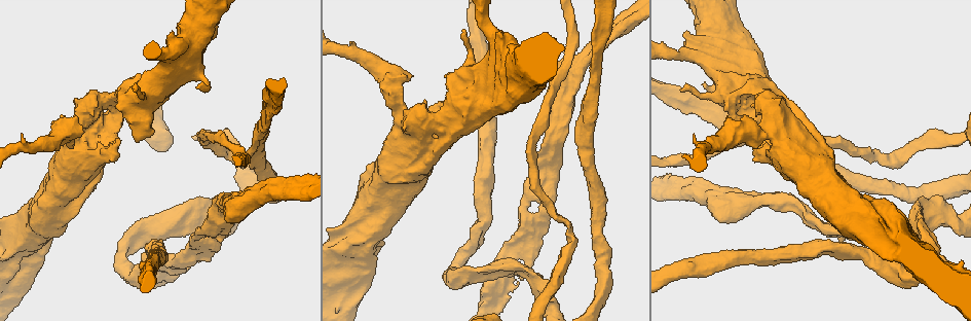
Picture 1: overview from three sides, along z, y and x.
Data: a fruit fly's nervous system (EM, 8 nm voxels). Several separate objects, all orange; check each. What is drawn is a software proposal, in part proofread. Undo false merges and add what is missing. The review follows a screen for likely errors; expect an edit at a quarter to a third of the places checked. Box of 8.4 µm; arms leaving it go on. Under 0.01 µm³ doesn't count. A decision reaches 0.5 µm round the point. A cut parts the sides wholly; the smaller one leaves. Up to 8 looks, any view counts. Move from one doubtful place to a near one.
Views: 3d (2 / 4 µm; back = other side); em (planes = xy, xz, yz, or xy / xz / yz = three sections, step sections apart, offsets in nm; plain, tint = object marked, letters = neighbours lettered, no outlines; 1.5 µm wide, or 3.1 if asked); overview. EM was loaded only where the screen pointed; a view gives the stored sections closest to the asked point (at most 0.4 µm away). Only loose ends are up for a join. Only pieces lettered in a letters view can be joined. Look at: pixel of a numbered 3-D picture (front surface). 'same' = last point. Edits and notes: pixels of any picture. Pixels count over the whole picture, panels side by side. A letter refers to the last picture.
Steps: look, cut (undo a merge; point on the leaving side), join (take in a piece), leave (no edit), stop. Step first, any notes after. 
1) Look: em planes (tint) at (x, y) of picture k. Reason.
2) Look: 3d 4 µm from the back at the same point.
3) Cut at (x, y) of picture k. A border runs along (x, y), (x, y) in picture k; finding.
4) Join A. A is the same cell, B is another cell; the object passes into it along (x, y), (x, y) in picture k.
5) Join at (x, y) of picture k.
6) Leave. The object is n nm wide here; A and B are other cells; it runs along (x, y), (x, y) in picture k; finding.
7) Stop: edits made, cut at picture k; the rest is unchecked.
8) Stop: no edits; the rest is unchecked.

Look: em xy step 8 (tint) at (521, 280) of picture 1. An open end.

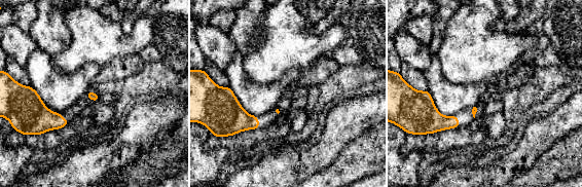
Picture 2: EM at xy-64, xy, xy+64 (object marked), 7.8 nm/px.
Look: em planes (letters) at the same point.

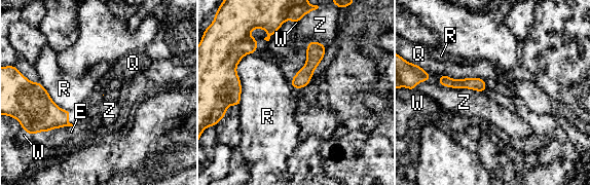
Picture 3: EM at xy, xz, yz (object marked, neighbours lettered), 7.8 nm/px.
Leave. The longest contact is with R, 460 nm; E, Q, R, W and Z are other cells; a border runs along (257, 50), (236, 67), (238, 106) in picture 3; no lettered piece goes on from it.

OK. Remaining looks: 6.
Look: em planes (letters) at (889, 160) of picture 1. Sharp bend.

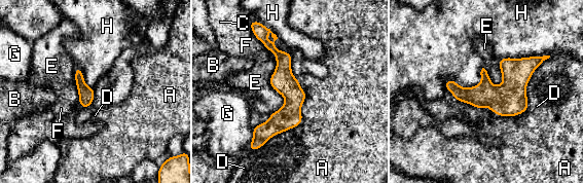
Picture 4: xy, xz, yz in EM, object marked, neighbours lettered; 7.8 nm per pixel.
Leave. A, B, C, D, E, F, G and H are other cells; a border runs along (272, 53), (284, 104), (269, 114) in picture 4; one cell here.

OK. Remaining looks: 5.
Look: em planes (letters) at (704, 84) of picture 1. Thin end.

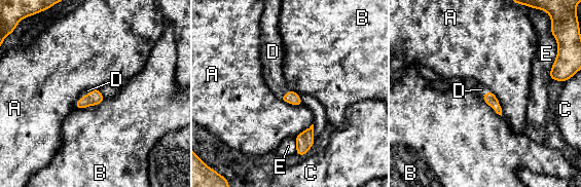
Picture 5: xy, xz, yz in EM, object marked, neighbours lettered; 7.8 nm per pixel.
Join at (87, 90) of picture 5. D is the same cell, A, B, C and E are other cells; it goes on there.

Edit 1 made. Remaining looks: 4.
Stop: edits made, join at picture 5; the rest is unchecked.

